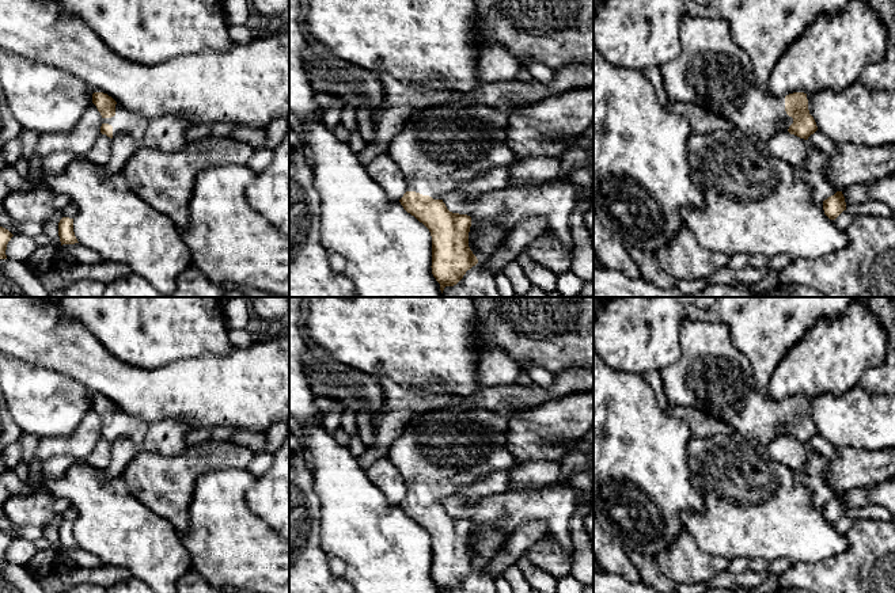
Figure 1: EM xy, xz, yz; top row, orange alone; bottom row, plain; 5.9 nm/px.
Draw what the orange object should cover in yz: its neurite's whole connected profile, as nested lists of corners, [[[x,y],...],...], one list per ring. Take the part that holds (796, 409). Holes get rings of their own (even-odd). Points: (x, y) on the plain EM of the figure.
[[[683,322],[679,332],[680,356],[660,372],[670,404],[691,407],[728,423],[736,434],[766,446],[778,436],[808,444],[818,434],[804,396],[775,400],[761,394],[748,358],[733,346],[728,328],[720,323]]]

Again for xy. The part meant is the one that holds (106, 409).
[[[94,396],[92,407],[102,419],[102,438],[113,442],[120,437],[126,437],[136,444],[140,444],[145,438],[149,423],[143,418],[125,413],[103,396]]]

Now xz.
[[[447,406],[428,411],[414,421],[388,446],[386,457],[403,478],[407,495],[399,503],[403,513],[422,527],[432,540],[432,578],[440,593],[456,589],[467,574],[478,567],[469,551],[471,521],[452,517],[443,501],[458,489],[494,471],[511,471],[516,467],[515,457],[505,445],[505,429],[512,417],[527,408],[500,413],[488,408],[452,408]]]

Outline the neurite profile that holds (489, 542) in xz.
[[[482,528],[473,543],[473,550],[477,552],[478,566],[482,566],[497,555],[503,546],[504,543],[500,531]]]

